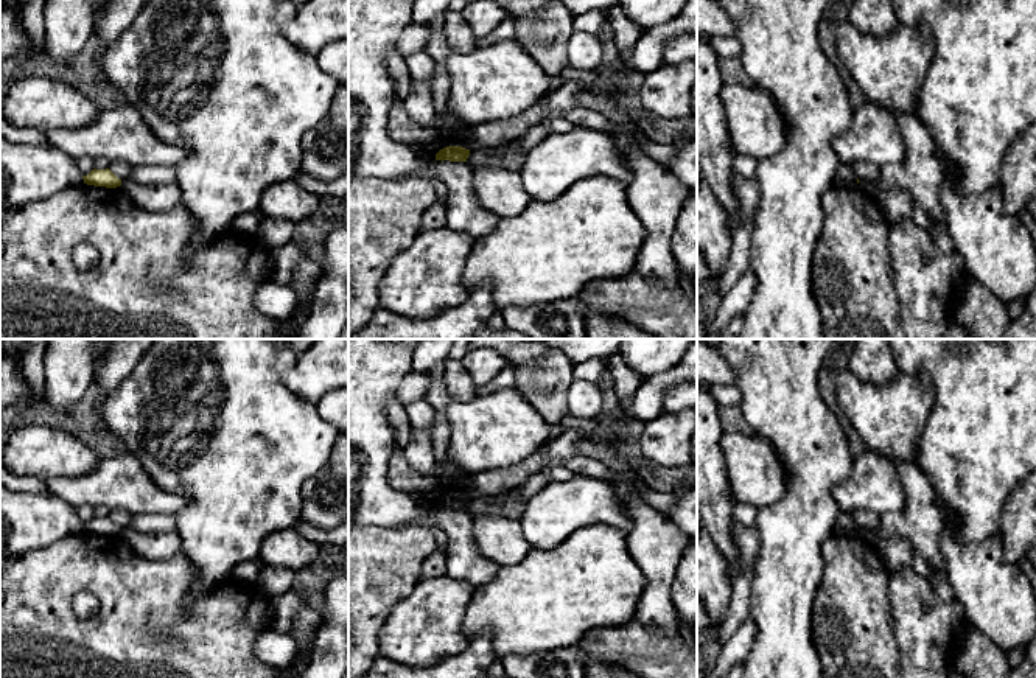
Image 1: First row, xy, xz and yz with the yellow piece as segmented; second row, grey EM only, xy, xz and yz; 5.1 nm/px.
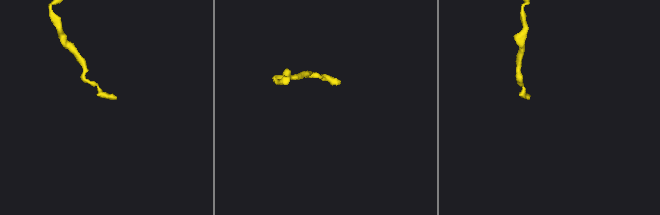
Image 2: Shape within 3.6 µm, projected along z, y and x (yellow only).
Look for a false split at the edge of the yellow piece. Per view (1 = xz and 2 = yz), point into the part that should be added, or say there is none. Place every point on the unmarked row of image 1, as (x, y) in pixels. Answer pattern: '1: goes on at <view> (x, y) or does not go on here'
1: does not go on here
2: does not go on here

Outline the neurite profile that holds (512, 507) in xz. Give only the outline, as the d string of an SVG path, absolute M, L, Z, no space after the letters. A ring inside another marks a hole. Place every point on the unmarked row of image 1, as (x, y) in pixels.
M520 485L515 490L510 490L502 495L506 496L504 502L492 502L481 498L470 498L467 512L471 516L493 515L520 521L526 507L526 502L520 499Z

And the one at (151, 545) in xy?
M121 529L120 535L131 544L135 554L148 560L163 560L182 550L182 541L177 532Z

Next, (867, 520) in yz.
M852 510L851 516L859 529L876 530L879 526L880 515L870 510Z

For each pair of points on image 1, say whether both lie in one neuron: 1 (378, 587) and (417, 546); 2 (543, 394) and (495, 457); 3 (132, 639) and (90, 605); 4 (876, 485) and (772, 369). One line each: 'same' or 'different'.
1: same
2: different
3: different
4: different

